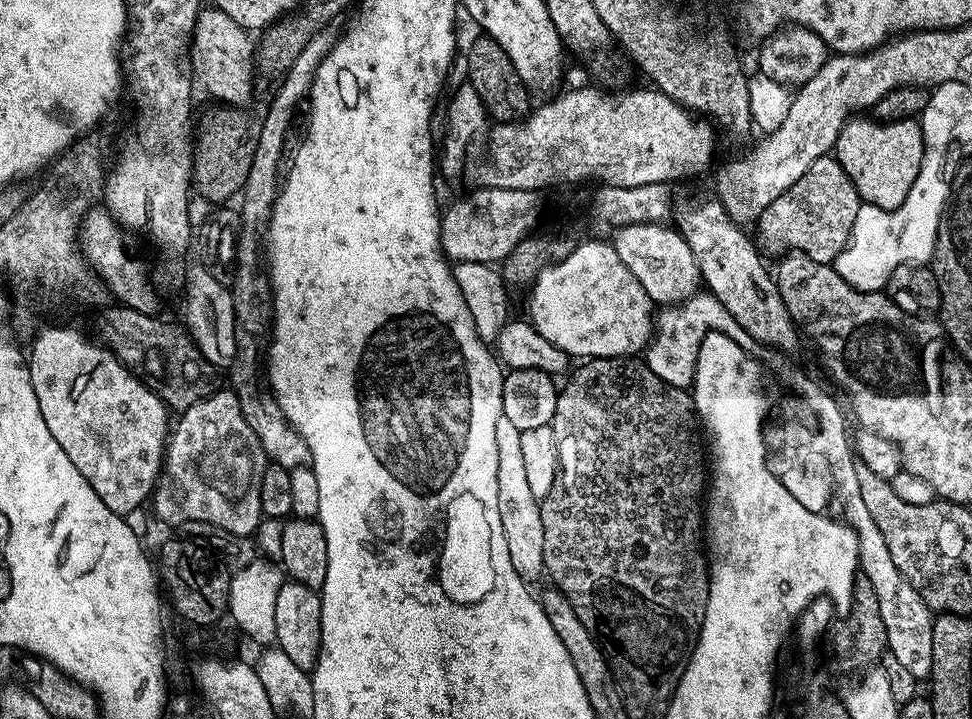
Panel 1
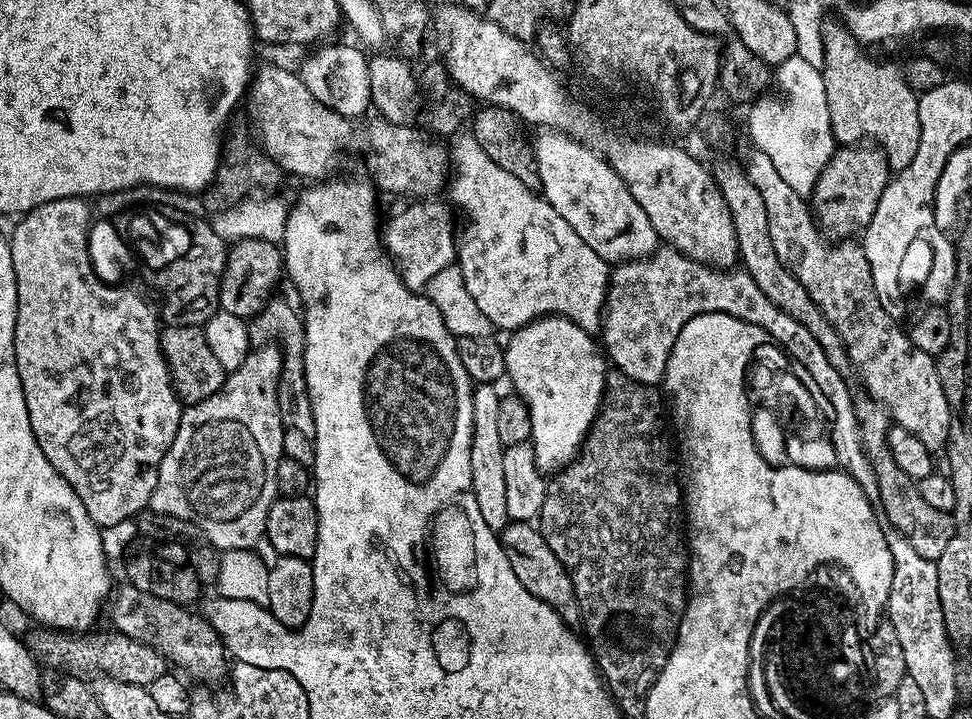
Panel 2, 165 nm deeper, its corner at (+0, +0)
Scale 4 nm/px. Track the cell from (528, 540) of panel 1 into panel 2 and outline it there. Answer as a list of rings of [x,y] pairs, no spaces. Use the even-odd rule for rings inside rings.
[[[495,383],[475,385],[474,398],[474,430],[470,446],[470,474],[472,475],[472,493],[478,502],[478,511],[486,526],[493,530],[504,528],[510,523],[506,508],[506,477],[502,471],[502,458],[505,446],[502,438],[498,438],[498,406],[501,393],[496,392]]]

